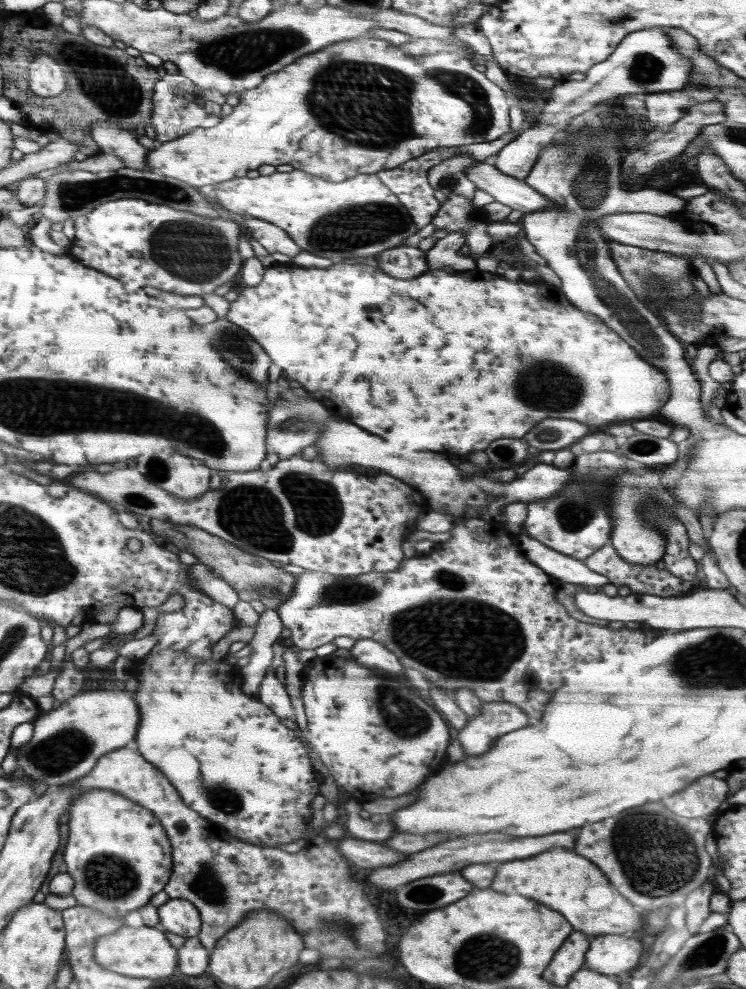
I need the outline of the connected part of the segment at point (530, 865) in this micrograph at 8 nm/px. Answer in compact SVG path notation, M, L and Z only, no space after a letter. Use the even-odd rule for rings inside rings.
M554 848L548 852L542 852L540 856L532 856L528 860L512 860L512 862L500 864L490 888L506 894L512 894L512 892L518 892L522 896L530 894L530 898L566 916L566 920L574 926L574 930L580 930L585 935L590 934L590 938L602 936L602 934L623 935L626 932L640 935L638 928L643 924L641 910L632 906L624 896L620 896L616 888L610 886L606 876L590 860L584 860L572 850L566 852L562 848ZM594 886L600 886L600 902L592 898L584 898L584 892Z

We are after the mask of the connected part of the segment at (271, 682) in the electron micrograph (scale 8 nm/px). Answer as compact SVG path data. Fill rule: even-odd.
M269 666L267 668L264 681L260 684L260 702L272 708L272 712L278 718L290 718L294 720L293 704L291 703L285 684L280 682L275 675L274 669Z

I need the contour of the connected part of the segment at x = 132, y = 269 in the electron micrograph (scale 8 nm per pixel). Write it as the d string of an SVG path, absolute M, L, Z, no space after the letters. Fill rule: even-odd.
M122 198L106 202L74 221L76 236L74 242L71 241L69 256L80 260L80 264L96 268L98 272L108 272L108 276L120 280L128 292L142 290L146 294L144 288L149 287L149 296L154 300L160 300L154 296L156 290L168 294L198 294L202 297L202 294L214 292L216 288L232 281L243 265L238 253L239 239L243 238L240 225L230 219L198 216L192 212L174 210L166 204L150 204L140 198Z

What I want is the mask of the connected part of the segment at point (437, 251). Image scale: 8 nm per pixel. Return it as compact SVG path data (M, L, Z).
M465 230L448 233L444 238L438 239L434 246L426 252L428 268L452 267L456 271L468 271L476 268L476 260L472 257L459 256L458 250L464 246Z

